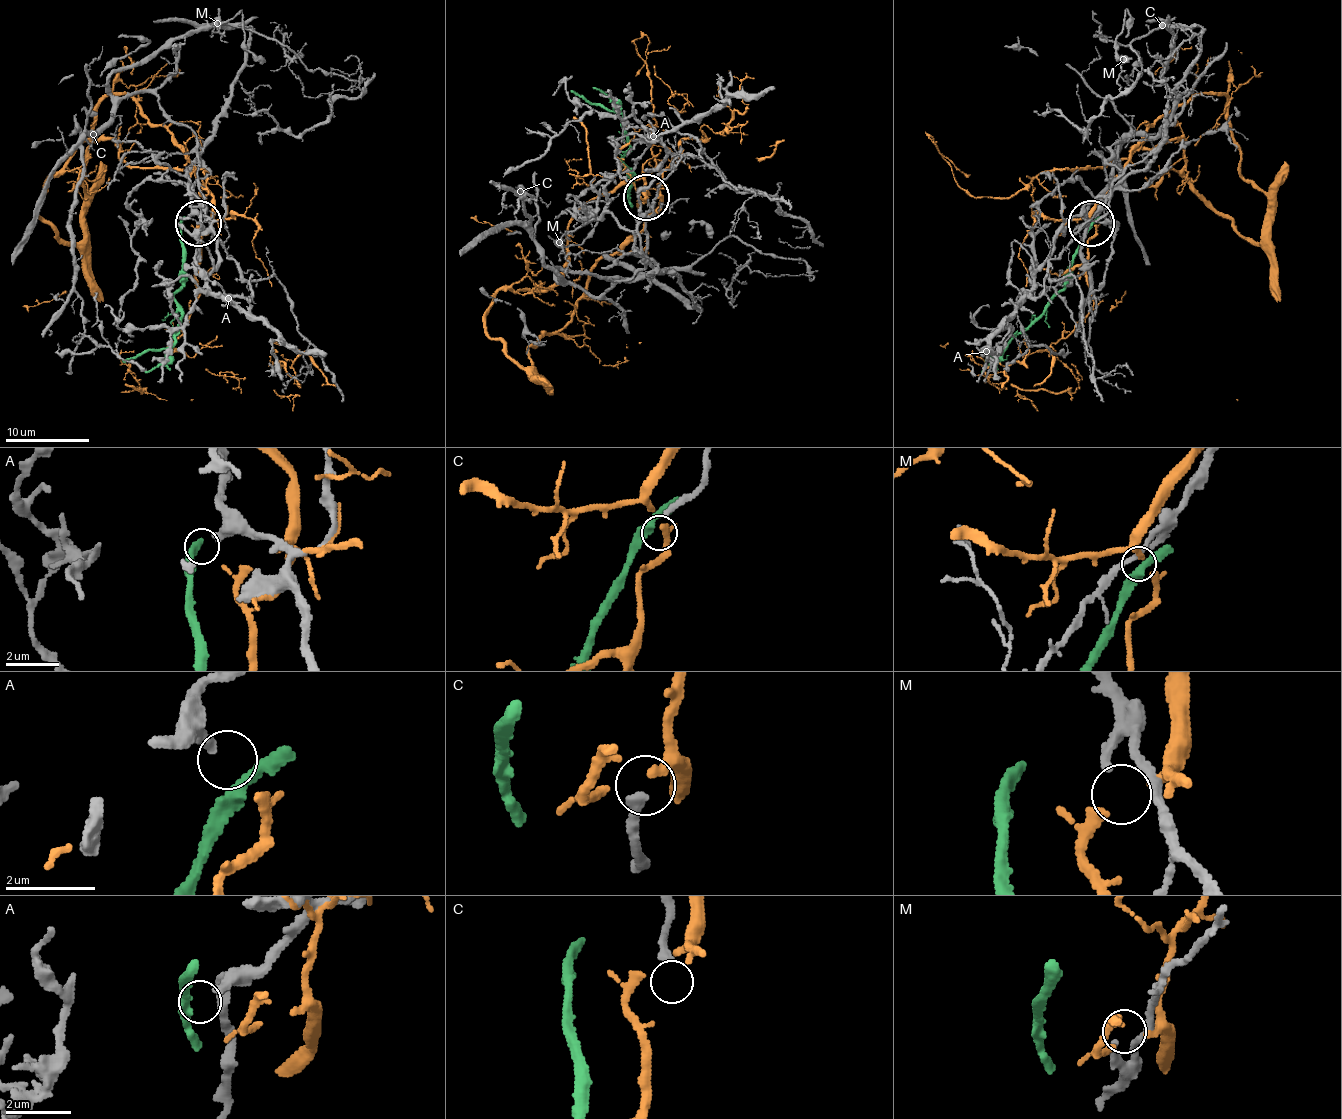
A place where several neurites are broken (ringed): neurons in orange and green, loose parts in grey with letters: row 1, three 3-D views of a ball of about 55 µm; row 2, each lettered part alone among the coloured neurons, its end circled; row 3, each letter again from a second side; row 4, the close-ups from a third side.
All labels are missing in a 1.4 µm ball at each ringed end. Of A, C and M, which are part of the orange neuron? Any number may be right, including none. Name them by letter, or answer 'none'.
none

